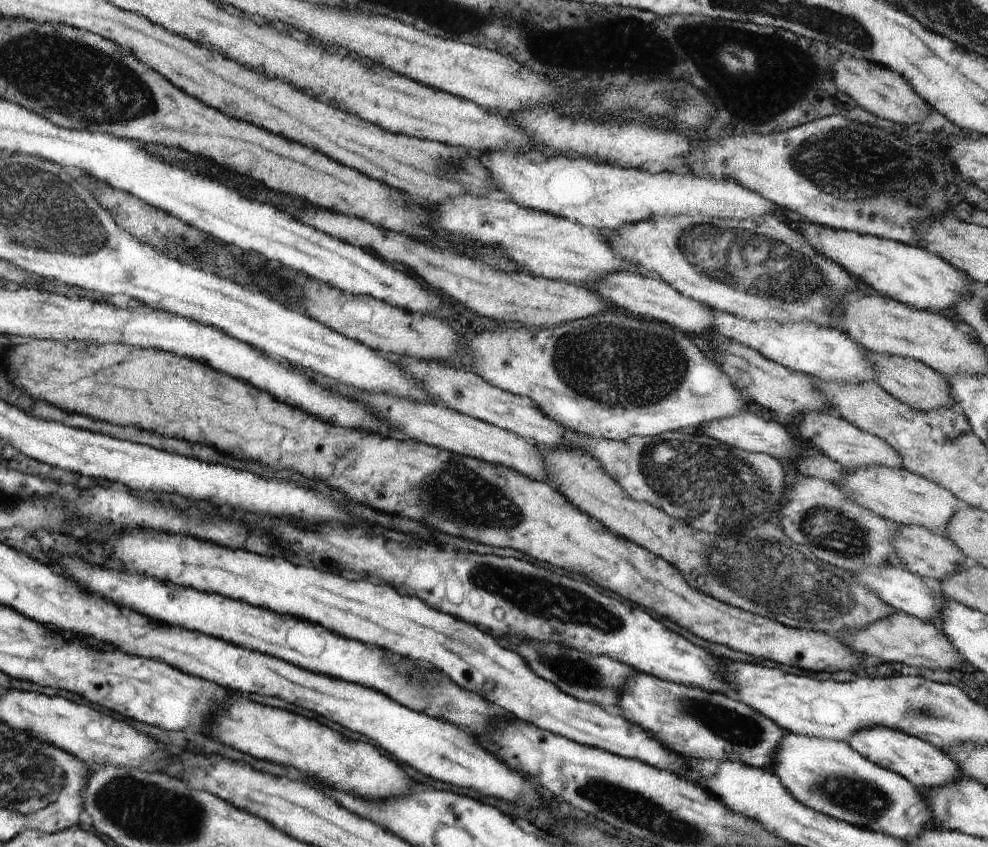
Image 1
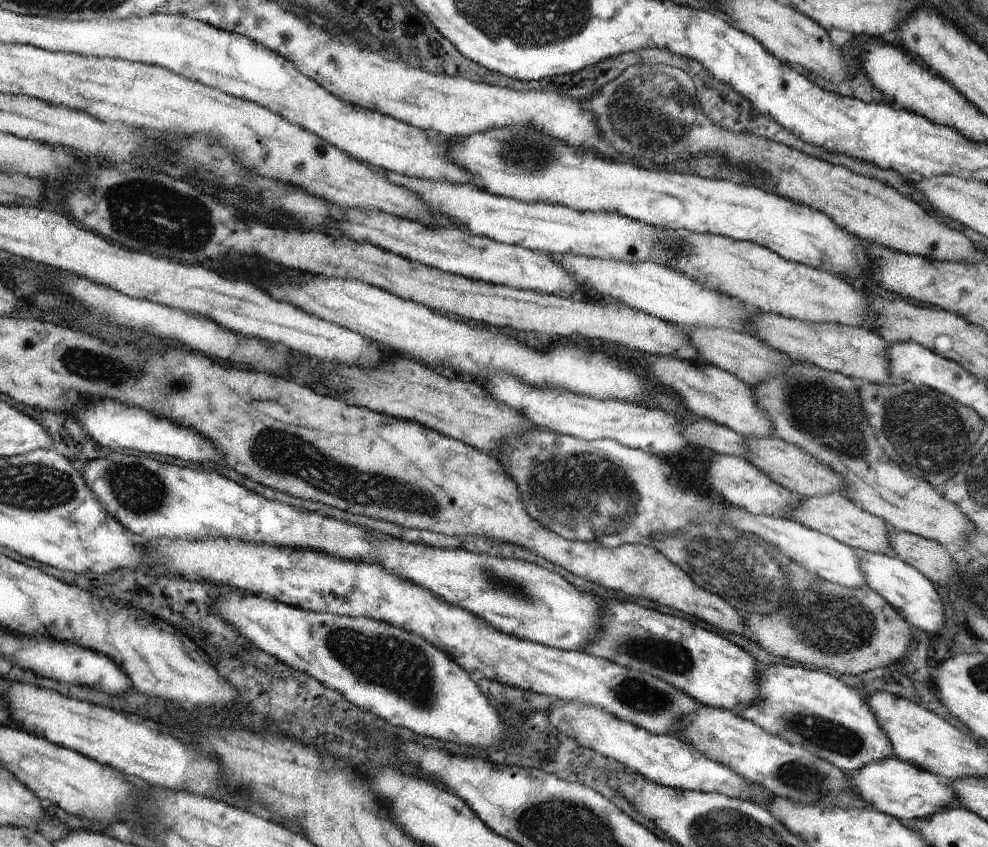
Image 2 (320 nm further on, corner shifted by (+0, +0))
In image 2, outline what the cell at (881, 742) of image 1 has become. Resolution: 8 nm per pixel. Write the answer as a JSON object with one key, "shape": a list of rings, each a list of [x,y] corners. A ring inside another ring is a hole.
{"shape":[[[784,664],[767,666],[764,680],[764,698],[760,704],[753,704],[748,710],[742,711],[740,715],[758,723],[764,730],[772,734],[784,737],[790,744],[802,745],[806,750],[814,753],[817,757],[827,760],[830,764],[837,766],[841,771],[854,772],[860,767],[864,767],[865,764],[872,763],[890,757],[893,754],[893,748],[890,746],[889,738],[886,733],[882,730],[882,727],[878,724],[877,716],[874,714],[871,706],[864,697],[850,685],[847,685],[839,677],[833,676],[832,674],[826,673],[824,670],[809,670],[808,666],[788,666]]]}

